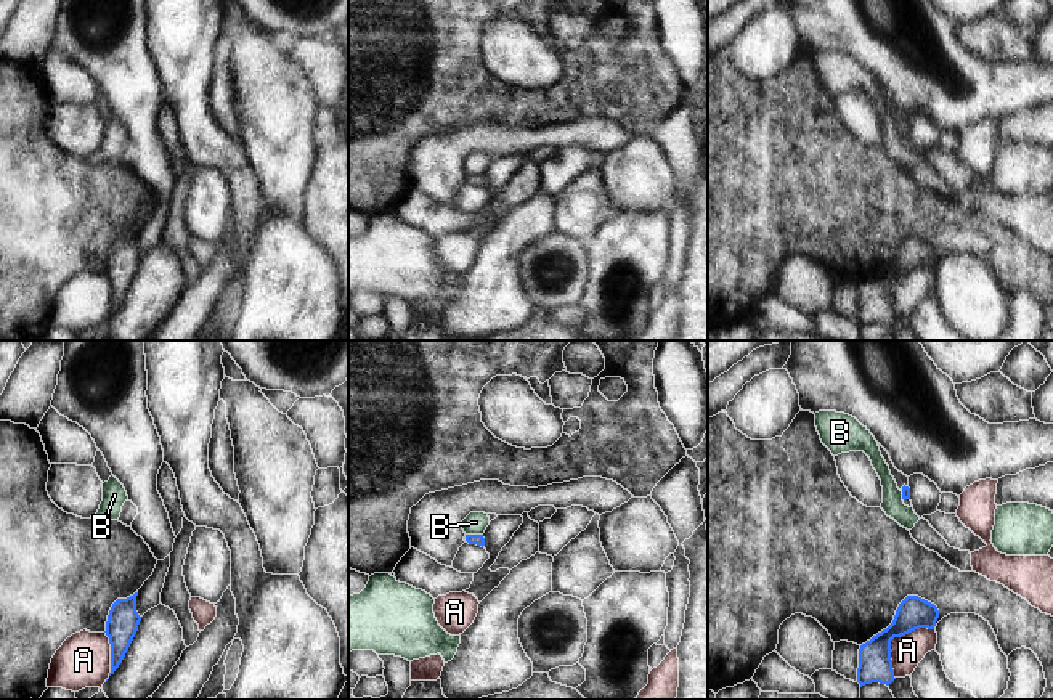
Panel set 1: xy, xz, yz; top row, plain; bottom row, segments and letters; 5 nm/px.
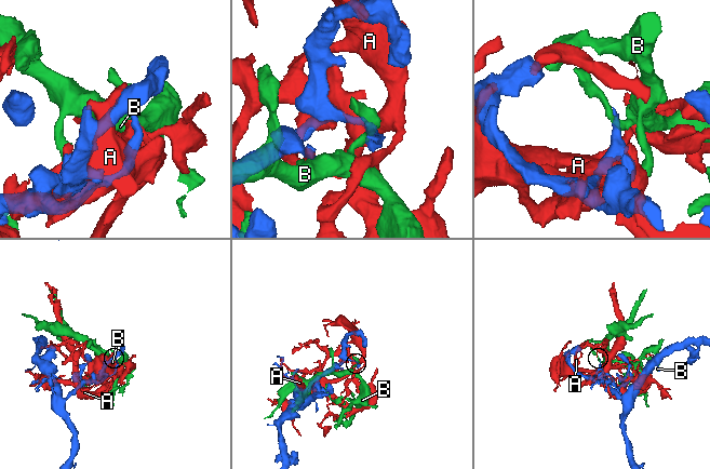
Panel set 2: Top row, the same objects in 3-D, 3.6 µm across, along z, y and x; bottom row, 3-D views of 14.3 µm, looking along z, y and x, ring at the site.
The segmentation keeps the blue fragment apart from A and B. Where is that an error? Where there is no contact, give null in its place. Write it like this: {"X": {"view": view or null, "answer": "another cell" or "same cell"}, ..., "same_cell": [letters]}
{"A": {"view": "yz", "answer": "another cell"}, "B": {"view": "xz", "answer": "another cell"}, "same_cell": []}

